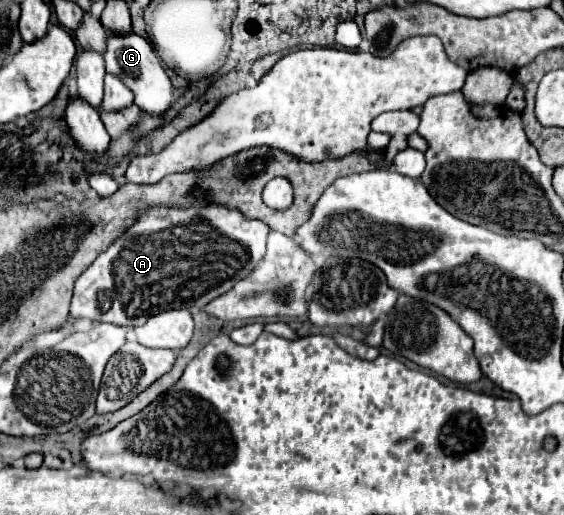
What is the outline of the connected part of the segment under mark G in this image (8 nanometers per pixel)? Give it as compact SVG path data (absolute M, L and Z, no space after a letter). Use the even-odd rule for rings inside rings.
M108 34L108 48L104 60L106 60L106 72L122 78L122 82L126 82L126 86L134 92L134 104L140 108L140 112L146 112L150 116L164 116L172 108L176 100L174 86L146 38L138 34L130 36Z

